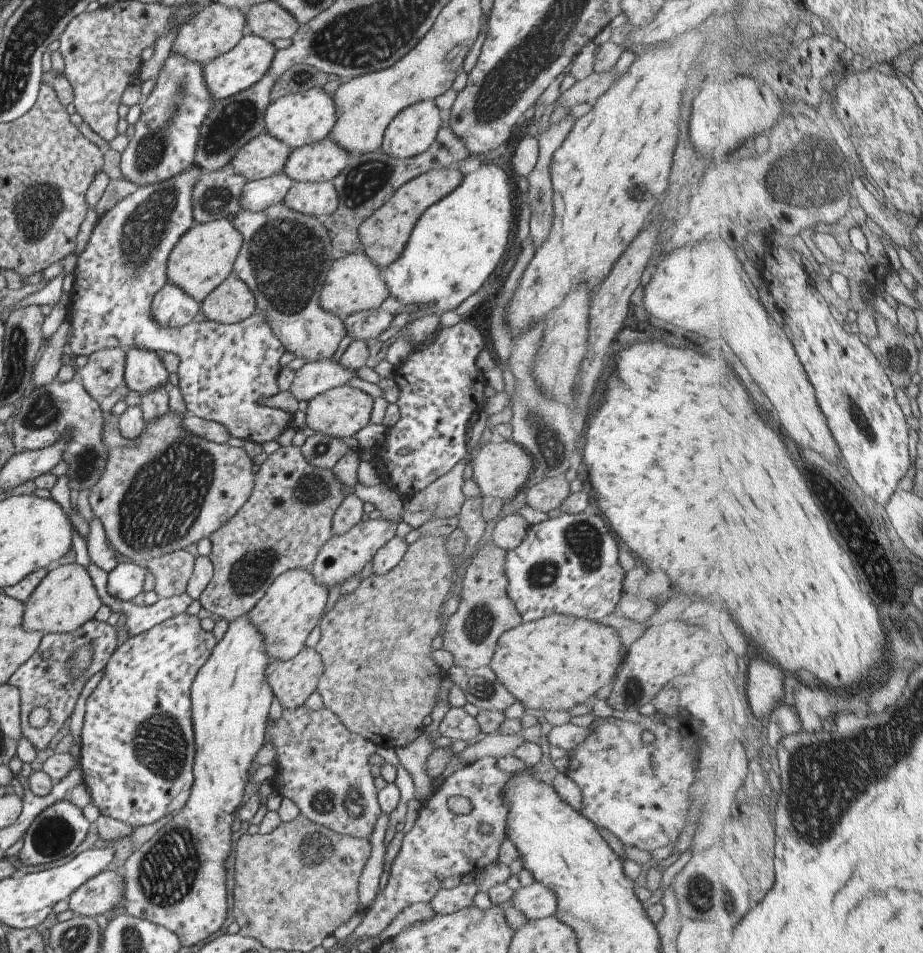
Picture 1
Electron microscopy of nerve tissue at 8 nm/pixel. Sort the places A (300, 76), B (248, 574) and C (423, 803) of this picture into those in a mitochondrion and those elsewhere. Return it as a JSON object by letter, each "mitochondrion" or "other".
{"A":"mitochondrion","B":"mitochondrion","C":"other"}

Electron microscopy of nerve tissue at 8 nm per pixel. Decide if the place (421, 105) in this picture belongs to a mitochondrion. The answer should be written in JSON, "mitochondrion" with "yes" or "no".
{"mitochondrion":"no"}

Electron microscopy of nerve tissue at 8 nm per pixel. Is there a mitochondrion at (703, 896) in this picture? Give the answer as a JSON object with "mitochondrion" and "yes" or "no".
{"mitochondrion":"yes"}

